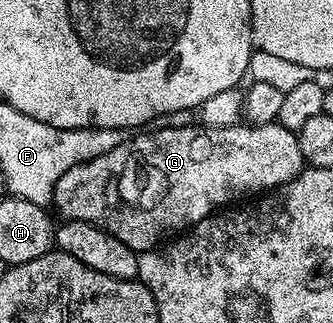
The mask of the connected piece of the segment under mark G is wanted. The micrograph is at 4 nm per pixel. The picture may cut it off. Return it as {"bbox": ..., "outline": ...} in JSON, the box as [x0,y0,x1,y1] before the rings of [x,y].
{"bbox":[52,123,304,253],"outline":[[[179,123],[171,129],[138,131],[120,143],[120,147],[112,147],[112,151],[104,155],[96,155],[96,159],[72,167],[72,171],[64,171],[64,175],[60,175],[60,183],[56,183],[54,188],[52,202],[53,208],[58,208],[59,218],[98,225],[135,253],[147,253],[150,249],[159,248],[167,239],[185,233],[211,213],[229,206],[230,200],[238,203],[249,193],[258,195],[276,189],[298,176],[304,168],[298,134],[283,125],[237,123],[220,129],[197,128]]]}

